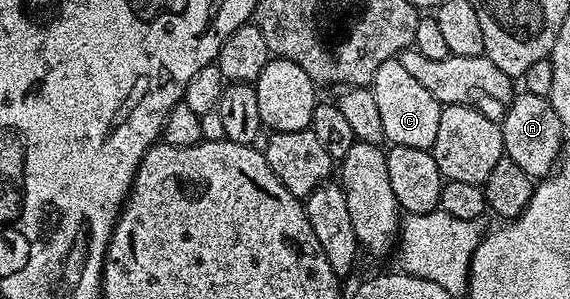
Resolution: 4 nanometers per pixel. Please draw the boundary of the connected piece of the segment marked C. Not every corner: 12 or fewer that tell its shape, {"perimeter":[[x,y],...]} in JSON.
{"perimeter":[[400,64],[370,90],[391,146],[427,151],[442,104]]}

